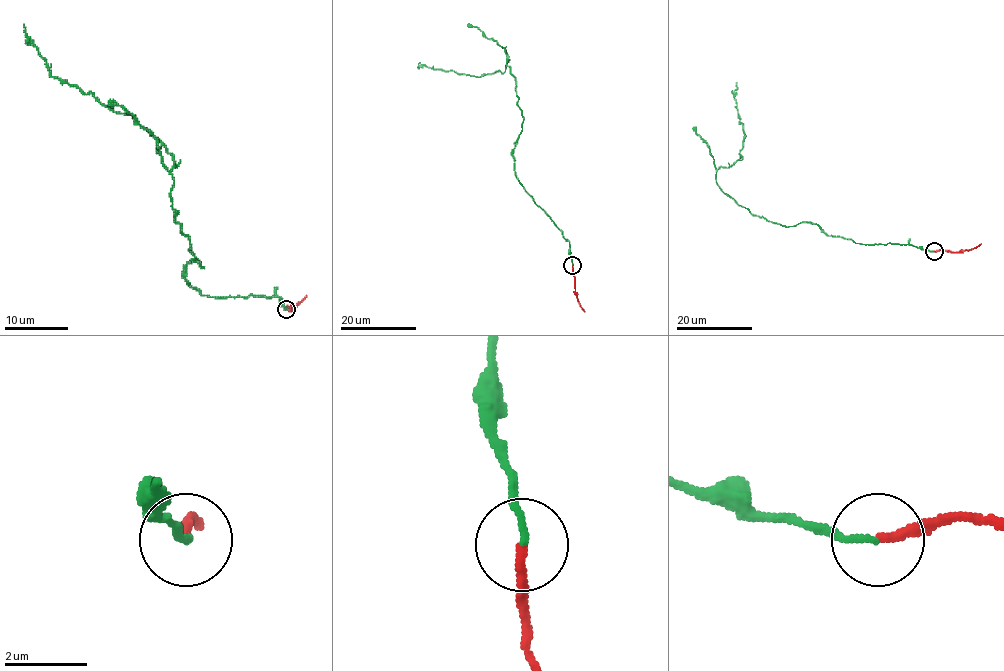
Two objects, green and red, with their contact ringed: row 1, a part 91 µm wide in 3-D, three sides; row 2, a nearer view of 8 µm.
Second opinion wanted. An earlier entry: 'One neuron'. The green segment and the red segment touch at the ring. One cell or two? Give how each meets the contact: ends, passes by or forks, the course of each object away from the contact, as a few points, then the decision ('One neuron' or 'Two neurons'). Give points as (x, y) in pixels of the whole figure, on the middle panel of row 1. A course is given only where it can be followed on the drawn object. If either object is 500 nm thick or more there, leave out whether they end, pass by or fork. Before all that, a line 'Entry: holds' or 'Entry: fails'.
Entry: fails
At the ring green ends. At the ring red ends. Course of green: (572, 264), (569, 242), (514, 173), (512, 150), (523, 116), (506, 47), (502, 73), (479, 77), (417, 68). Course of red: (572, 264), (575, 294), (584, 312). Two neurons

